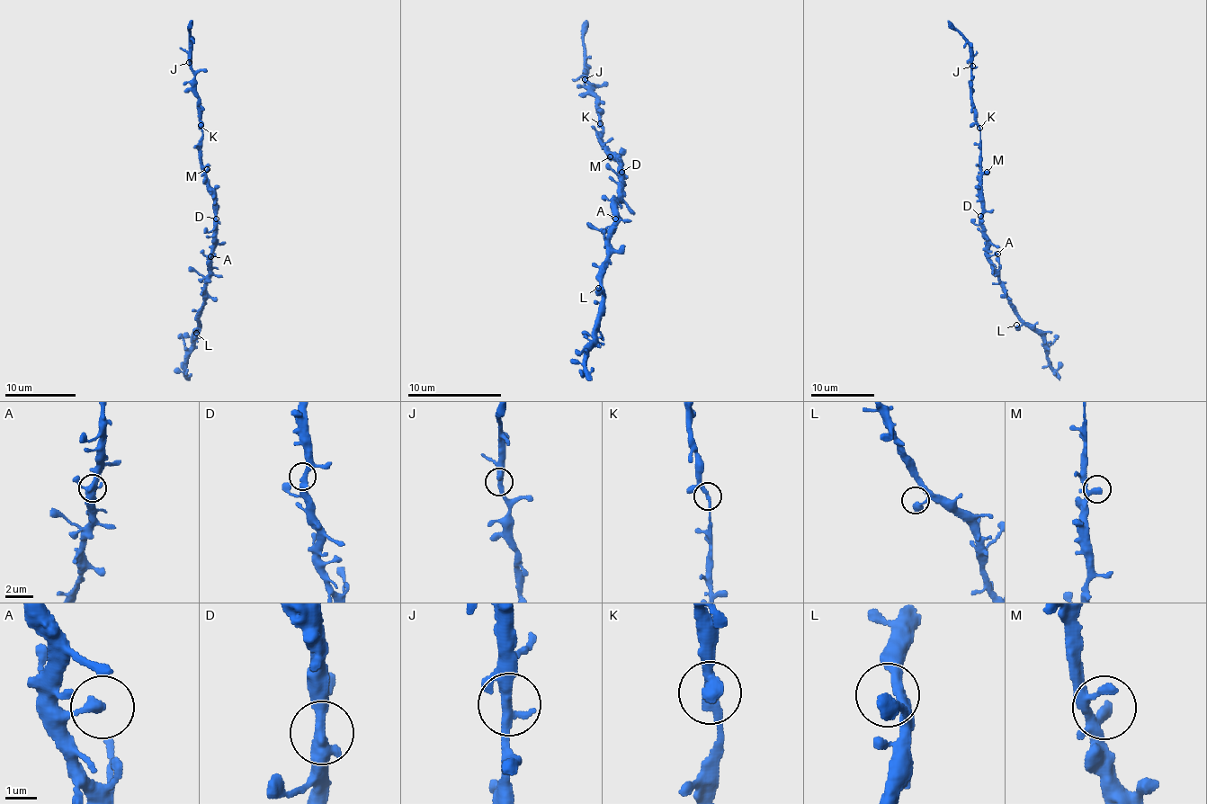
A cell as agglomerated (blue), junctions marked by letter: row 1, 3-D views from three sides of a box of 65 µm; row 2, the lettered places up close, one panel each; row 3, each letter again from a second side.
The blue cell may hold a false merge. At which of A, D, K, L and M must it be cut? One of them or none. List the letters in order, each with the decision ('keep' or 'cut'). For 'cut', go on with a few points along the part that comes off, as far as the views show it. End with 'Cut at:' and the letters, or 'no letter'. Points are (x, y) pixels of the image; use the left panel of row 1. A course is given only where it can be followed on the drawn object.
A: keep
D: keep
K: keep
L: keep
M: keep
Cut at: no letter

